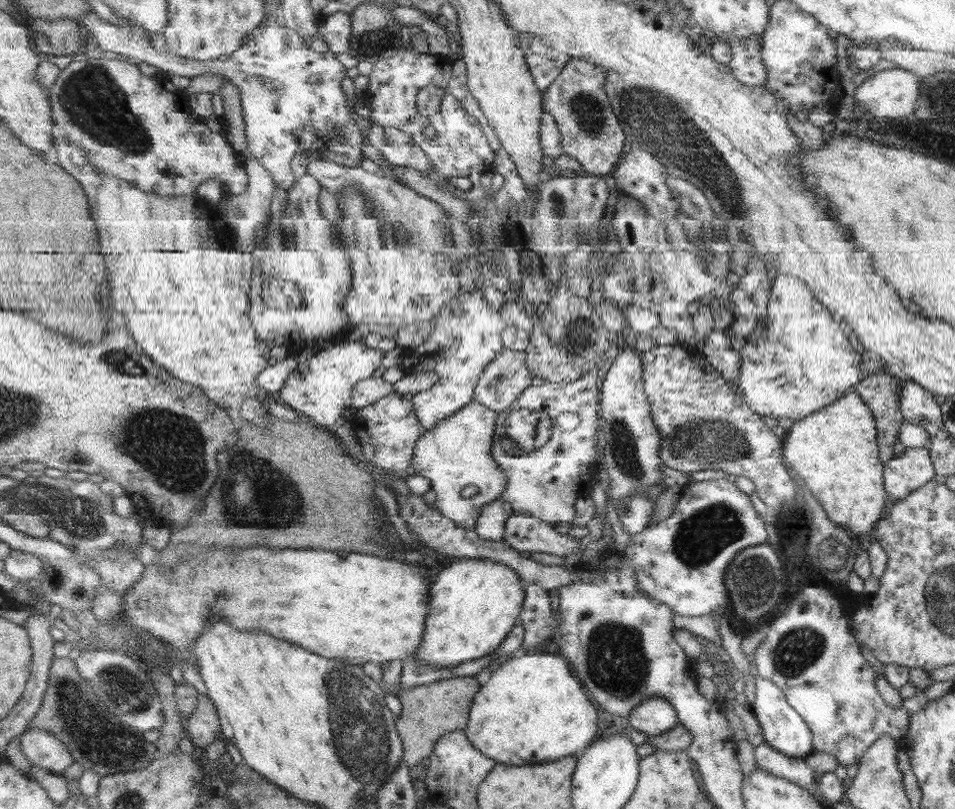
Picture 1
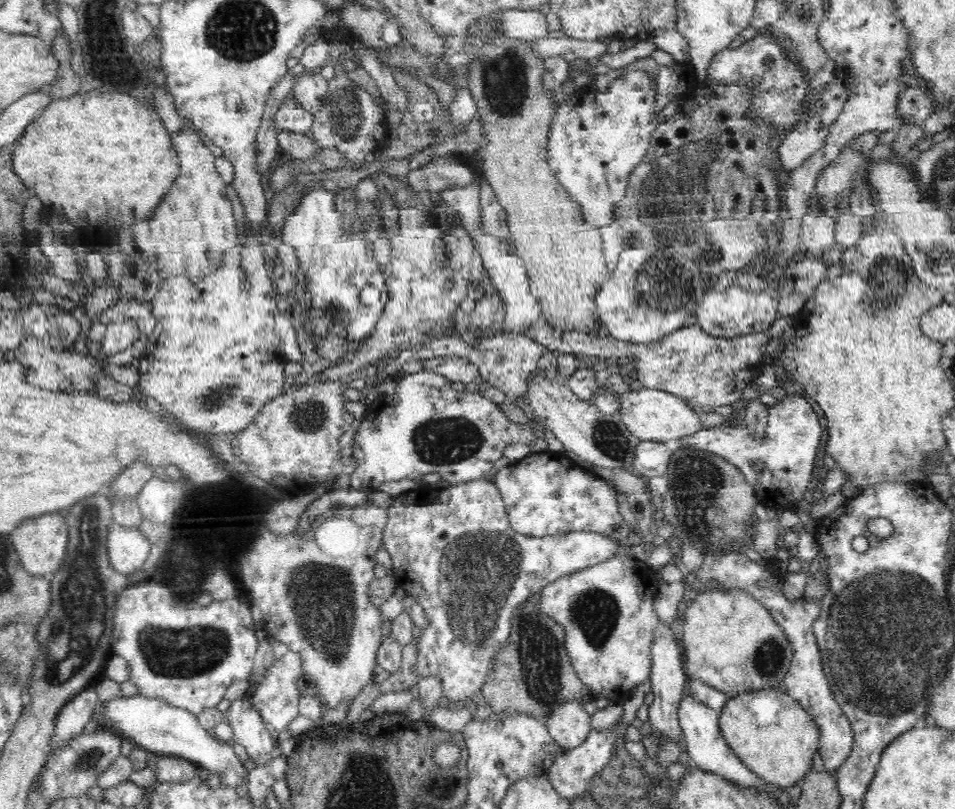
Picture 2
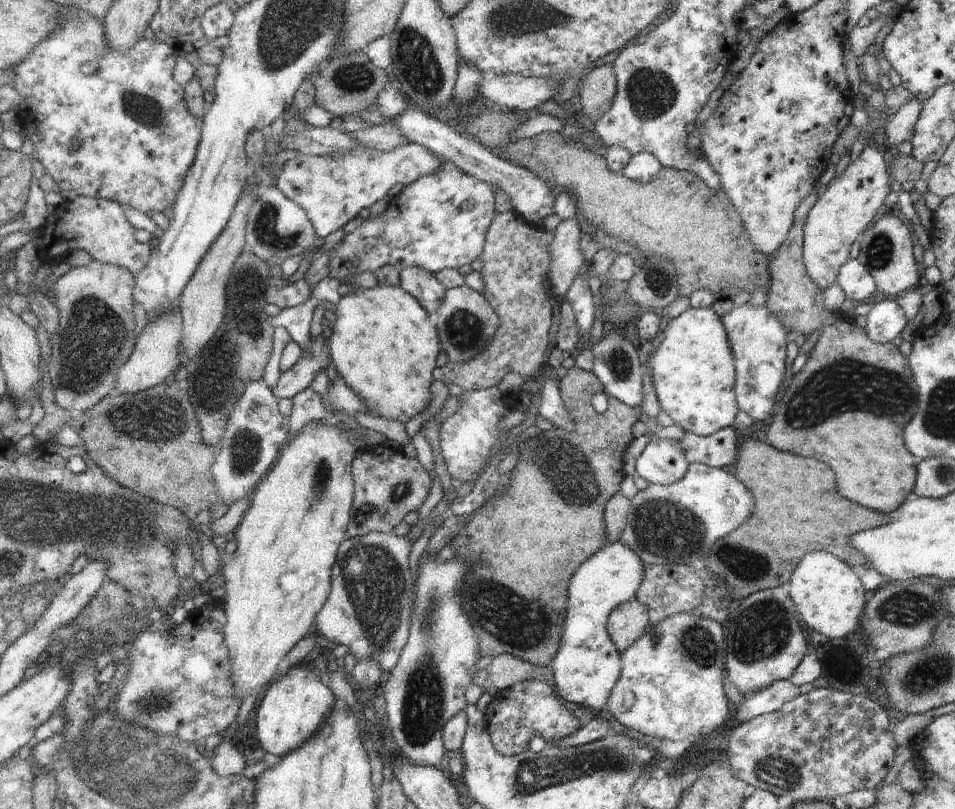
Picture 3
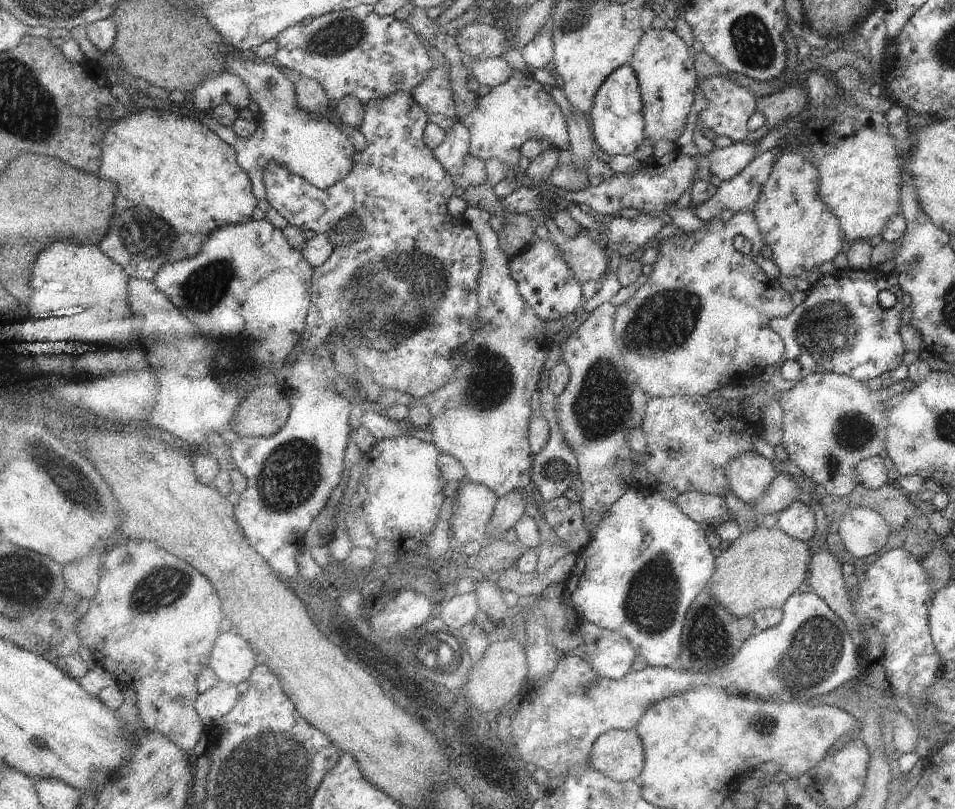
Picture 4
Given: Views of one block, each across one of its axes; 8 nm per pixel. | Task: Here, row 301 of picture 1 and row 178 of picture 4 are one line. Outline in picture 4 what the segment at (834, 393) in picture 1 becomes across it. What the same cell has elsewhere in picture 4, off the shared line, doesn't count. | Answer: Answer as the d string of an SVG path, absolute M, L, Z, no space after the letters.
M782 149L775 157L771 172L752 210L763 246L769 248L771 260L785 276L800 276L813 266L831 262L837 252L844 250L846 241L839 230L837 218L817 198L817 168L799 154Z

